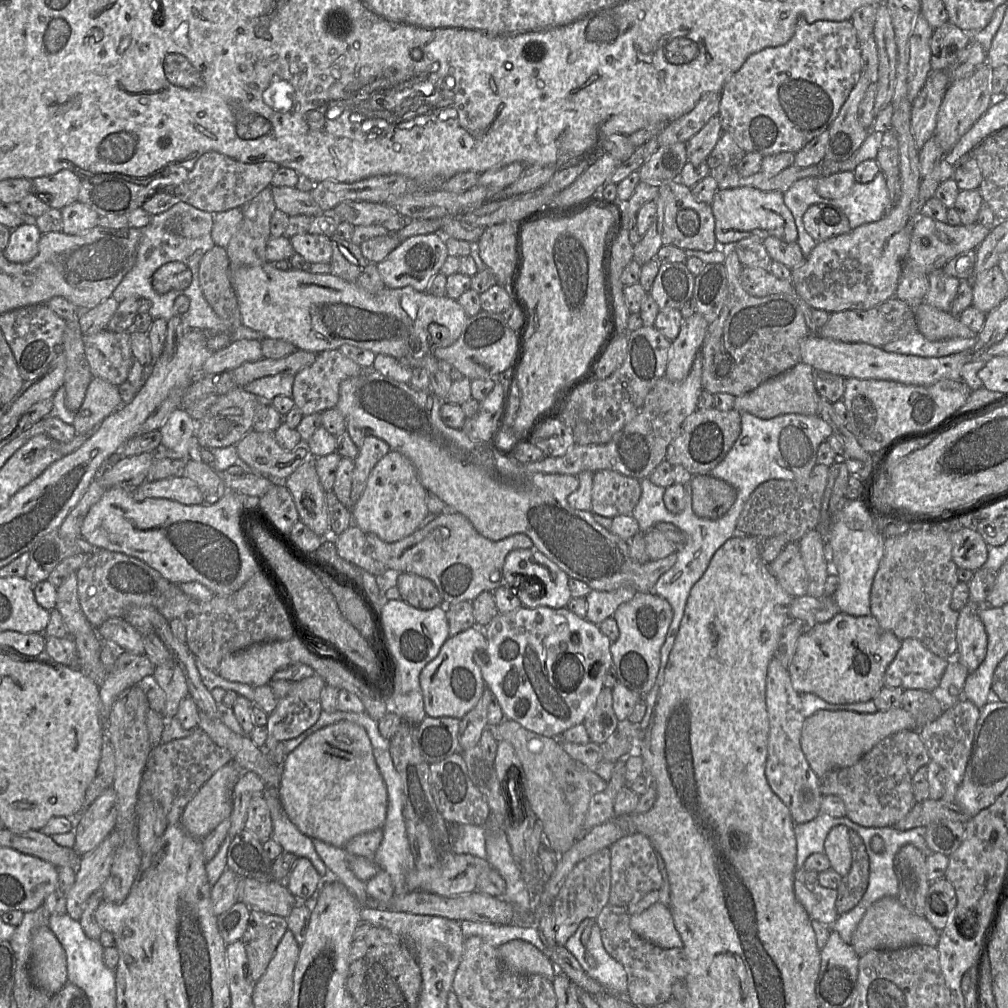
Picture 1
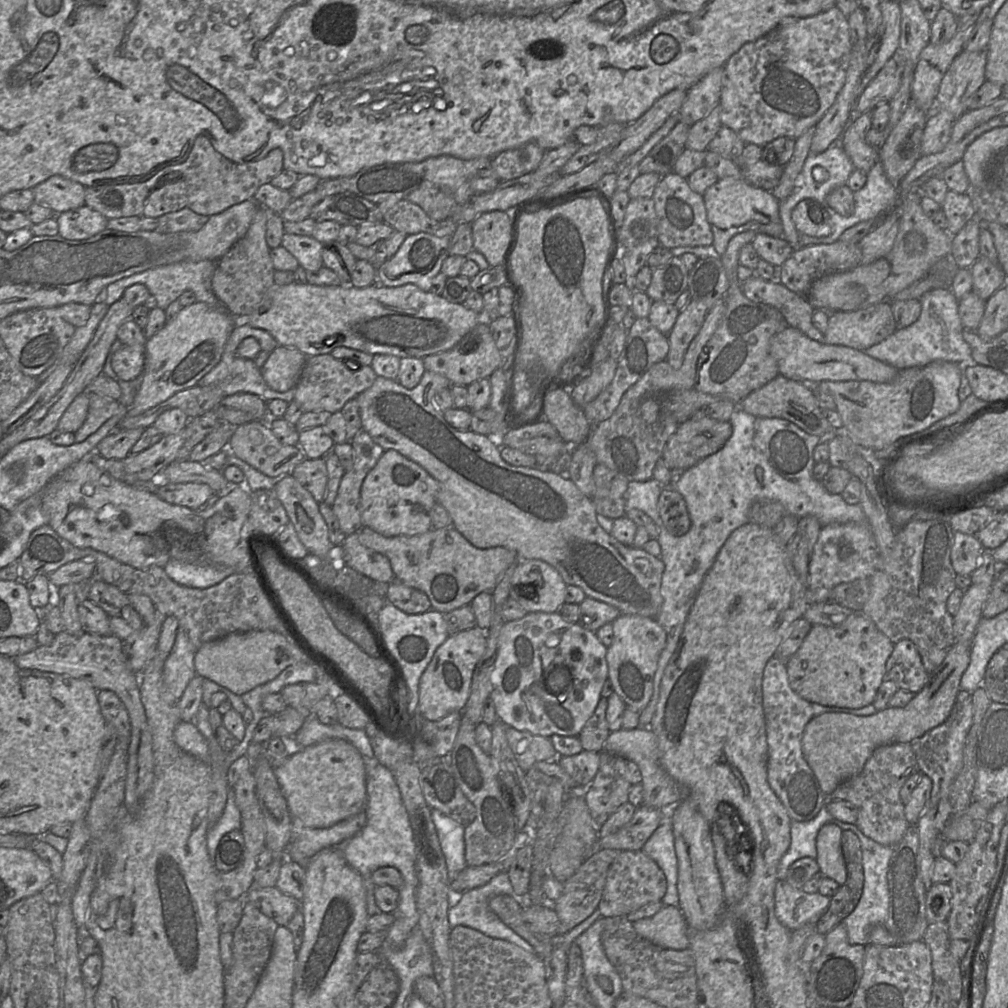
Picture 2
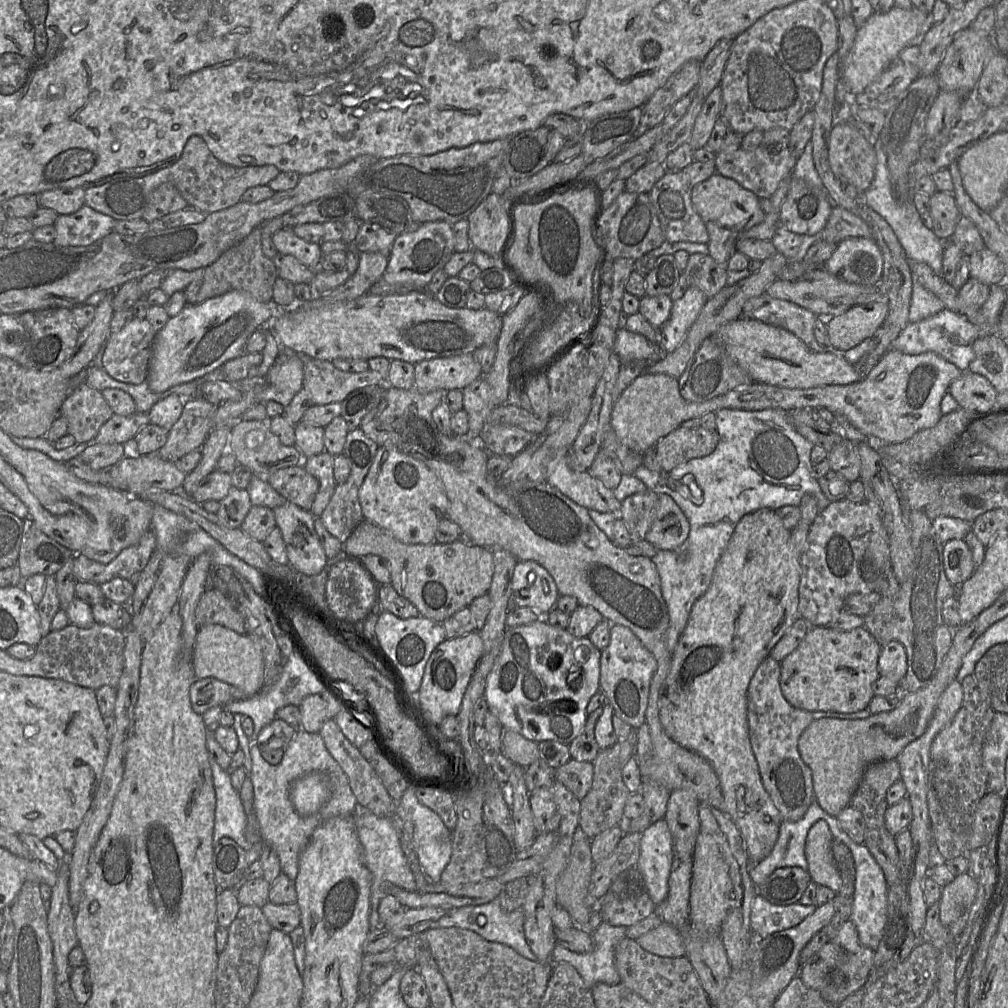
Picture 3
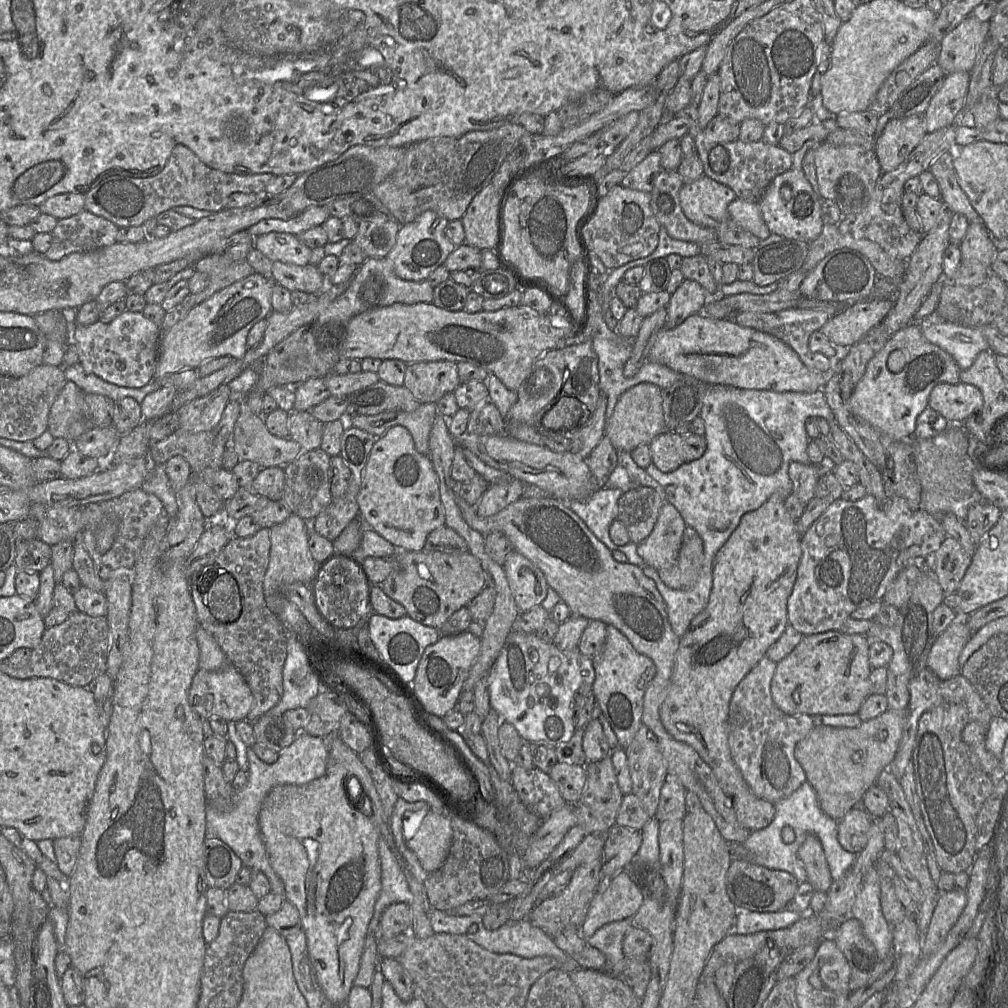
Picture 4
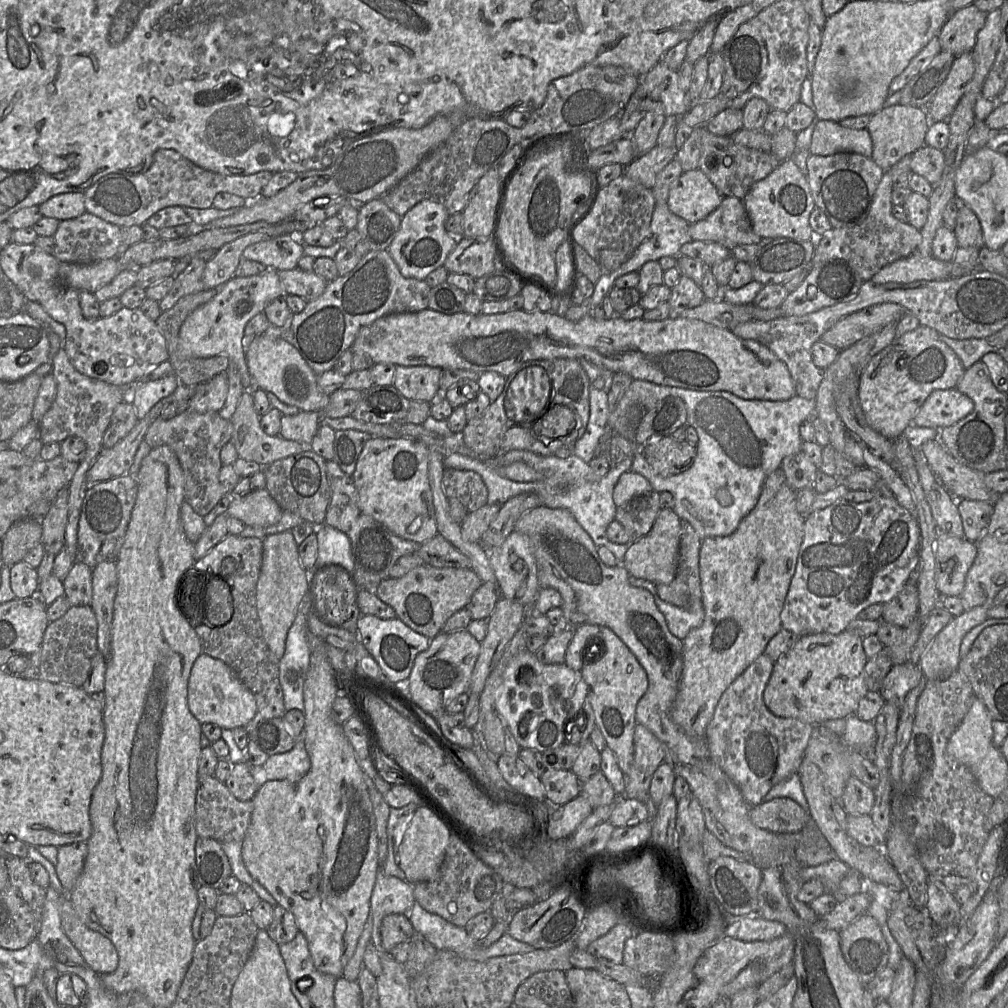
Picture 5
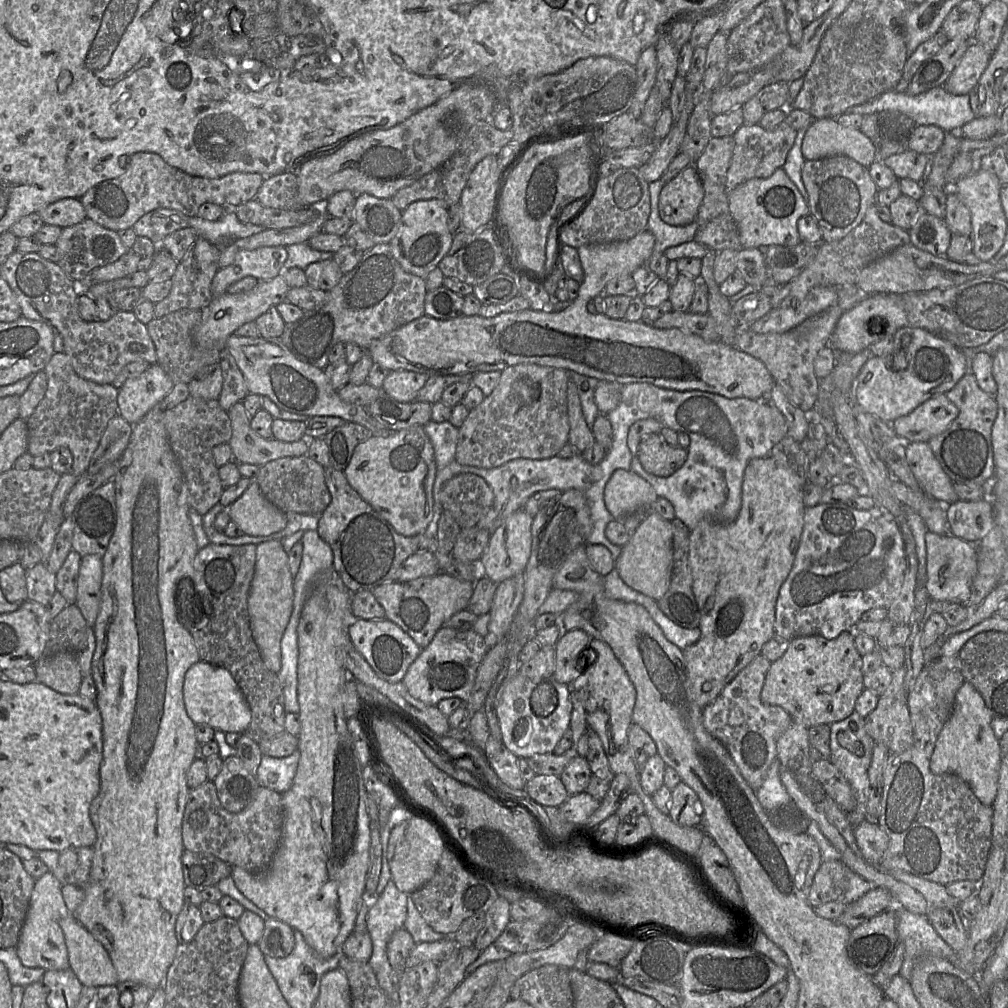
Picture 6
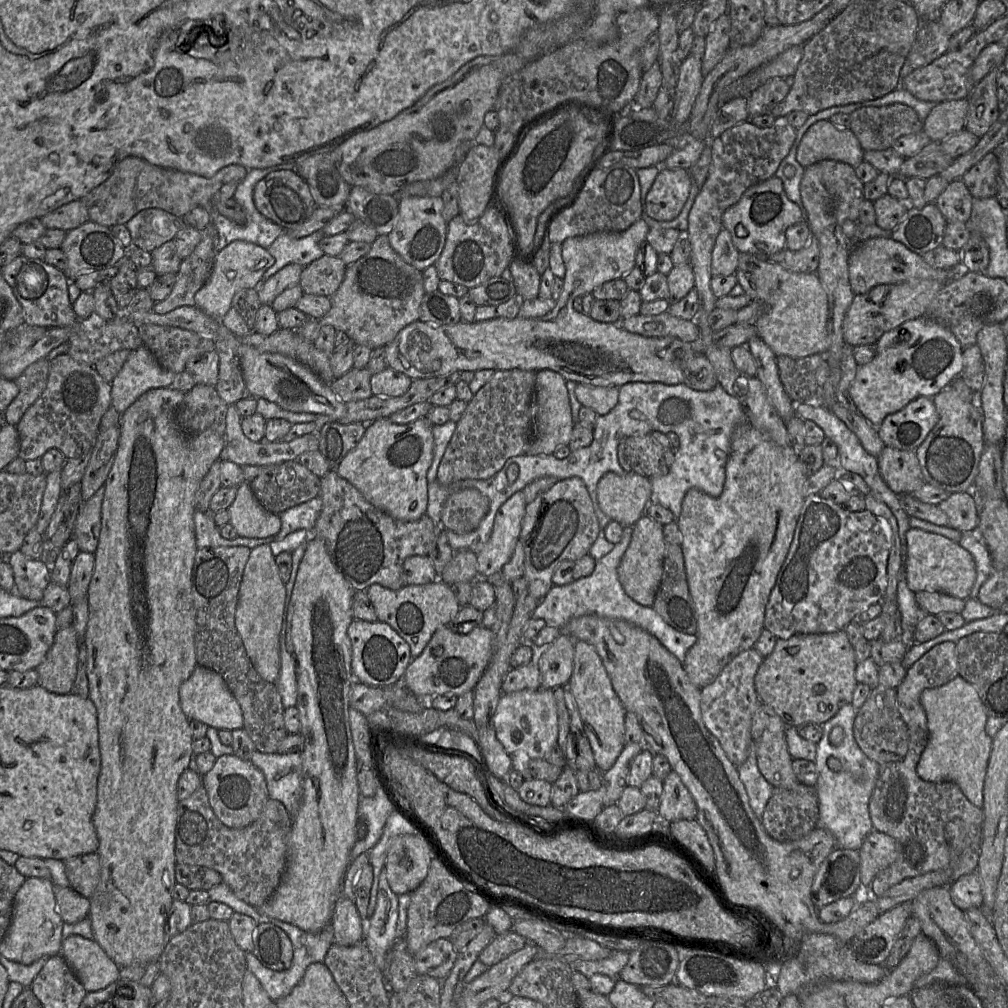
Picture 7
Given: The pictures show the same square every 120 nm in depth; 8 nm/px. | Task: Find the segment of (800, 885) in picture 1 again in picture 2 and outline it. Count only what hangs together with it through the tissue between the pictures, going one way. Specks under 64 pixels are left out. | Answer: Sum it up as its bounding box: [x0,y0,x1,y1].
[775,880,831,930]

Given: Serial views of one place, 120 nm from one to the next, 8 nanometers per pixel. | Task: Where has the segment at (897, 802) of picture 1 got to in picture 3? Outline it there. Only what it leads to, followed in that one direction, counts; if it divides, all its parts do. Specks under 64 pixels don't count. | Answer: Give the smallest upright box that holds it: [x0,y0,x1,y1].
[850,759,900,887]

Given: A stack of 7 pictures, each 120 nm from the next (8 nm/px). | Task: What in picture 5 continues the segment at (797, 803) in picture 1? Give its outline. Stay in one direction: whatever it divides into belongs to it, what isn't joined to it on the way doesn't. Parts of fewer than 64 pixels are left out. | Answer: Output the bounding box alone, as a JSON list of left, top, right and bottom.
[705,653,815,807]

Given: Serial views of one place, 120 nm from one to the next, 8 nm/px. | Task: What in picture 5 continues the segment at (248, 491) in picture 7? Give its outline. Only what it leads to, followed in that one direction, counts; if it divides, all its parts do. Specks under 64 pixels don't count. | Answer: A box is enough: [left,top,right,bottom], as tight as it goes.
[226,489,282,527]

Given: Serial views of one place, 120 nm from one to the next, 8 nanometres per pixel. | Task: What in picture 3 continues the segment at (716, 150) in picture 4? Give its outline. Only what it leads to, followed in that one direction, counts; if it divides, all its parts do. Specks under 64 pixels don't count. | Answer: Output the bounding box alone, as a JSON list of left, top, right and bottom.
[714,145,796,199]

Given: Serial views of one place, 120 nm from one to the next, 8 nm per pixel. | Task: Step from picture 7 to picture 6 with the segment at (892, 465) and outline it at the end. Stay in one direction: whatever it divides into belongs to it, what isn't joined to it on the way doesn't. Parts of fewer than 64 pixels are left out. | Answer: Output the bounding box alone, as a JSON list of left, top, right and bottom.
[905,442,958,505]

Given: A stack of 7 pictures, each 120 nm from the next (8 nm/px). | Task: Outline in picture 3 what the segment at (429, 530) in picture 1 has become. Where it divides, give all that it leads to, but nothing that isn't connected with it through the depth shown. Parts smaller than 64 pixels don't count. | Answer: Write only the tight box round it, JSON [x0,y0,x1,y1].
[343,520,494,623]

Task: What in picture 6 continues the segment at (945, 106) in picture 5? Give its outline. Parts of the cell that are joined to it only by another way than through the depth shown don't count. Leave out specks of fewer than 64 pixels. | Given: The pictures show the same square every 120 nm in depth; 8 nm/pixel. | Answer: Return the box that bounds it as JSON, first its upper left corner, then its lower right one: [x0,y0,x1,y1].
[944,40,992,95]

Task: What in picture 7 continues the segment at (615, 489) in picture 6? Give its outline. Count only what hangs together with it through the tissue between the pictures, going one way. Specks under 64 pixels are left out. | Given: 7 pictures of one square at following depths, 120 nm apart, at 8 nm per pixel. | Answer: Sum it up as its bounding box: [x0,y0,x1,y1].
[597,471,651,527]

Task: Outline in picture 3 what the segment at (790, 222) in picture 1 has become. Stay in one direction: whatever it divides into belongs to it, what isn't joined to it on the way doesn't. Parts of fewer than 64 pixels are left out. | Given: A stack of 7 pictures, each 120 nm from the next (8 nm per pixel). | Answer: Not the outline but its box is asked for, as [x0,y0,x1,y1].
[691,173,764,266]

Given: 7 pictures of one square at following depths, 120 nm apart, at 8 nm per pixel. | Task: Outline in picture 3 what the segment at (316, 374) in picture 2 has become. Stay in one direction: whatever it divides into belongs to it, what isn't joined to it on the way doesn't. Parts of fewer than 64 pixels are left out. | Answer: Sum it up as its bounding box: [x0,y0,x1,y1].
[303,358,383,405]

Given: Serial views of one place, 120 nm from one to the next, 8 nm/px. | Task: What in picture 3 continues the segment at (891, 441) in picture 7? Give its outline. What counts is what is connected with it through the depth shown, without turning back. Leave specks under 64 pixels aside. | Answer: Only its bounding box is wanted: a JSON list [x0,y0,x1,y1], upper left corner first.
[947,371,996,413]

